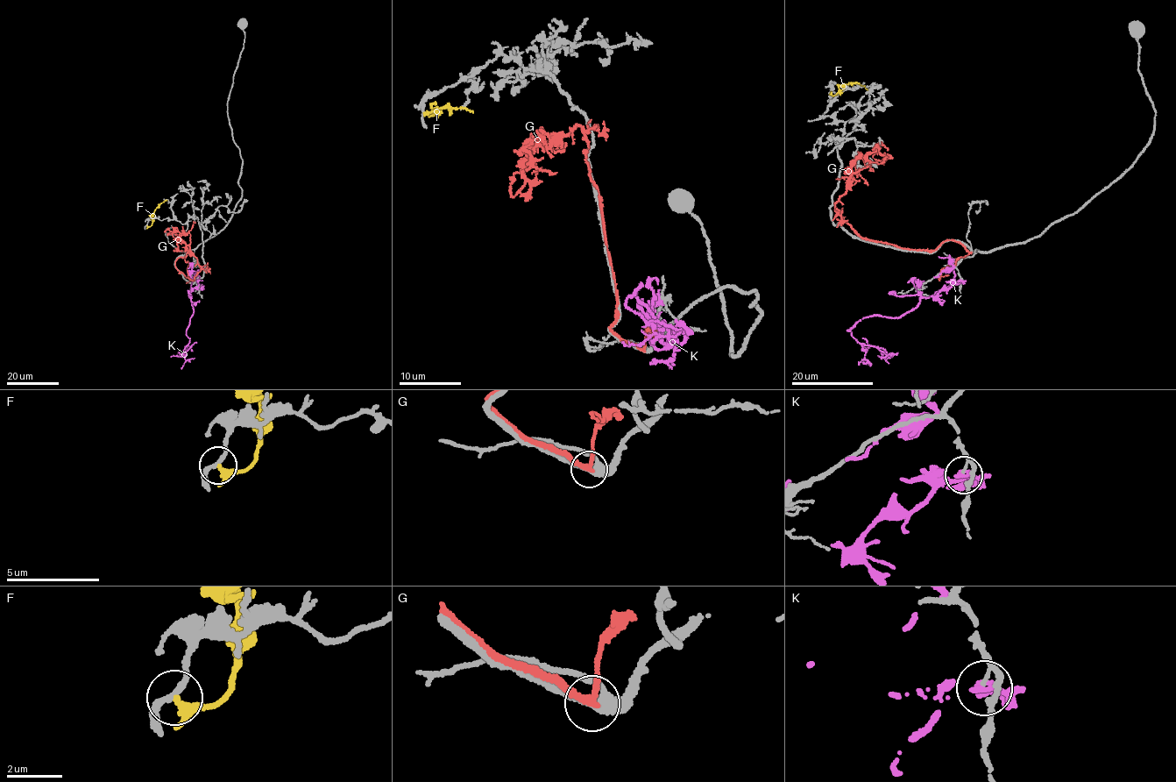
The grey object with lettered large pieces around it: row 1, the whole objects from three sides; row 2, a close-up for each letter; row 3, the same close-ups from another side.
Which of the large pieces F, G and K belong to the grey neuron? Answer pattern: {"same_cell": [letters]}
{"same_cell": []}

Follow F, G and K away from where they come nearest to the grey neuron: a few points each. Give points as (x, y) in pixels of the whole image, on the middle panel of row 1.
F: (423, 113), (437, 113), (436, 107), (464, 107), (472, 112)
G: (643, 351), (609, 326), (616, 308), (612, 270), (582, 128), (531, 141), (530, 157), (512, 179), (515, 194)
K: (684, 330), (662, 341), (641, 285), (628, 296), (675, 346), (650, 364)

